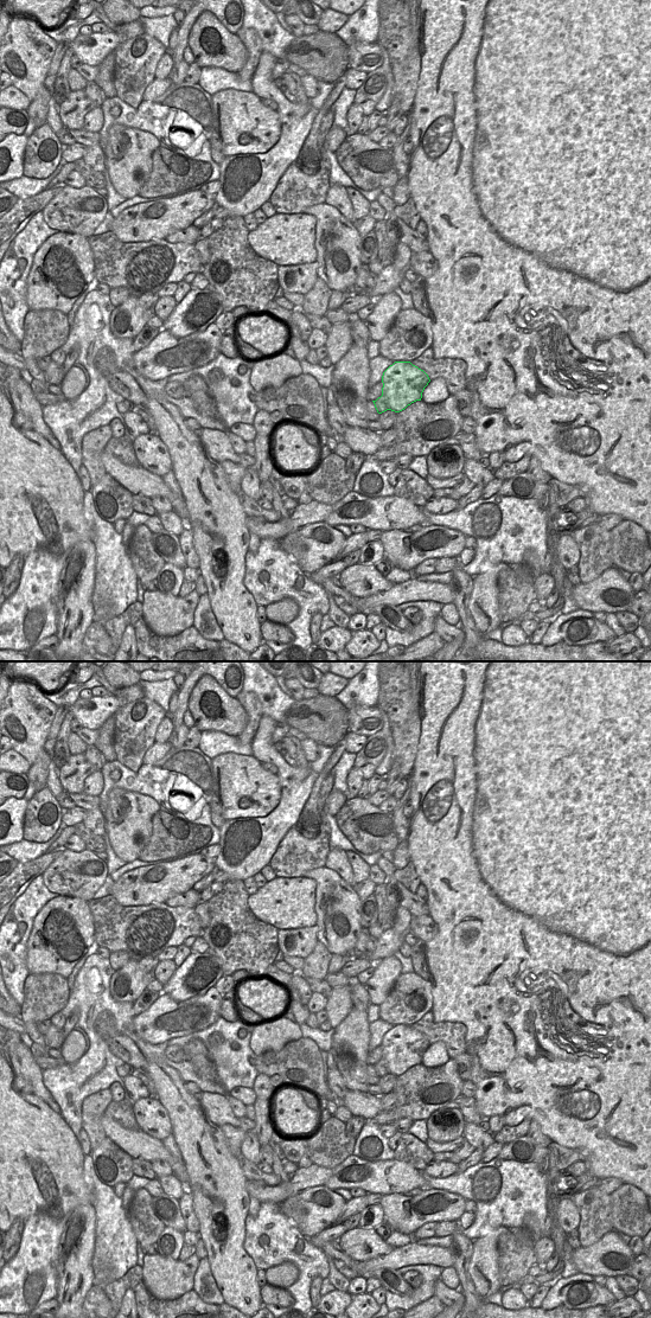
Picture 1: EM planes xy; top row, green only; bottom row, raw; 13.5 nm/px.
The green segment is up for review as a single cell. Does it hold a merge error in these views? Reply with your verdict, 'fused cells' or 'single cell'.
fused cells

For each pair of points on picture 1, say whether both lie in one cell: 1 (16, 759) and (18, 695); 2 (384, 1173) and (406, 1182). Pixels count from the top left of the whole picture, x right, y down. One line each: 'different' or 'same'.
1: different
2: same

